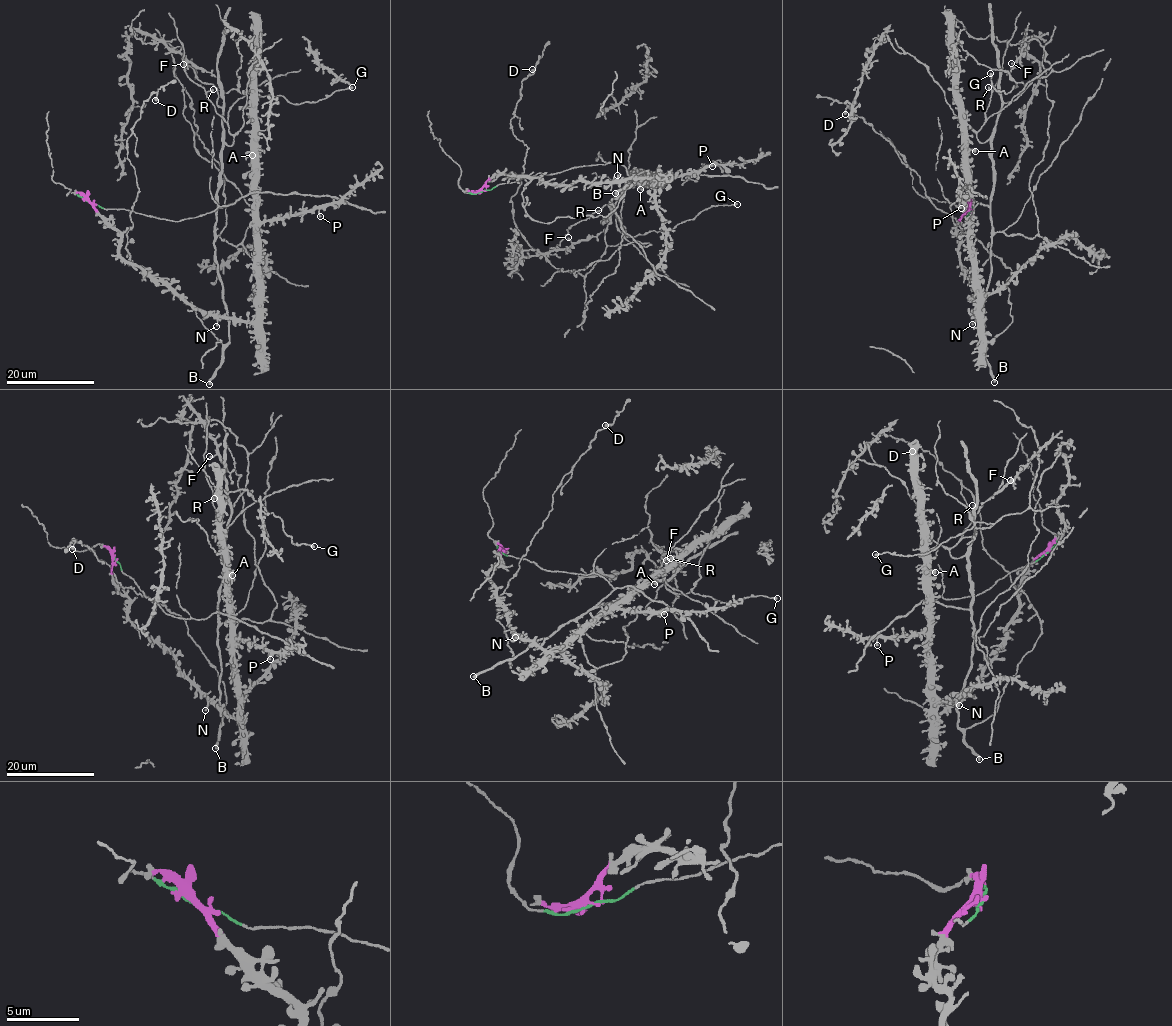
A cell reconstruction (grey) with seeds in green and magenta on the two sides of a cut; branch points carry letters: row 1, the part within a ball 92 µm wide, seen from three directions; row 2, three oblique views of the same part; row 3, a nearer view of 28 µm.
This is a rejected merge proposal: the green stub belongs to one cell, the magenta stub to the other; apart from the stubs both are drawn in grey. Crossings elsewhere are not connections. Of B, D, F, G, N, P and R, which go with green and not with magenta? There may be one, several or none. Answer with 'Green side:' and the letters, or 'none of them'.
Green side: B, D, F, G, R

